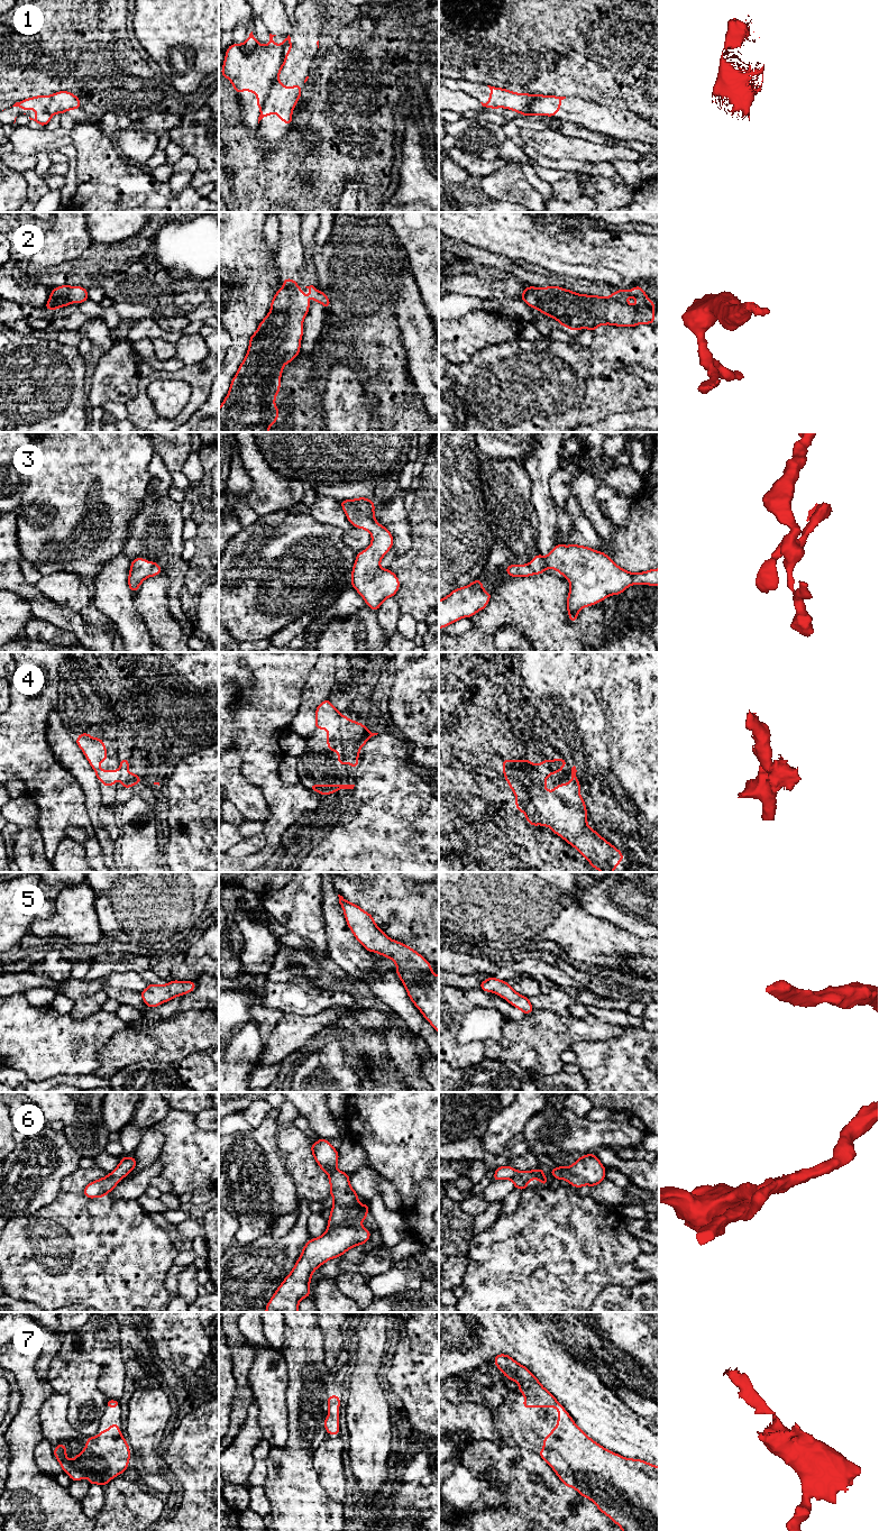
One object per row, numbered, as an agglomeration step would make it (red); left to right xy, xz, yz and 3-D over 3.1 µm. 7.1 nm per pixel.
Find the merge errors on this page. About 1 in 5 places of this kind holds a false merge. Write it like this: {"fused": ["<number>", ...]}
{"fused": ["1"]}

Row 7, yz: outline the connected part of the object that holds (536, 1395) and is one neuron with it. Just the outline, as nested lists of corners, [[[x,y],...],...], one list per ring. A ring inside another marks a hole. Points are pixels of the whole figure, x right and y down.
[[[500,1354],[493,1358],[503,1375],[519,1384],[520,1393],[525,1396],[522,1408],[558,1409],[557,1428],[552,1427],[550,1436],[543,1438],[543,1449],[538,1455],[553,1469],[559,1479],[567,1487],[575,1488],[582,1496],[595,1503],[597,1509],[616,1523],[622,1531],[659,1531],[659,1467],[641,1459],[624,1458],[602,1447],[577,1427],[564,1405],[541,1385],[525,1366],[505,1354]]]

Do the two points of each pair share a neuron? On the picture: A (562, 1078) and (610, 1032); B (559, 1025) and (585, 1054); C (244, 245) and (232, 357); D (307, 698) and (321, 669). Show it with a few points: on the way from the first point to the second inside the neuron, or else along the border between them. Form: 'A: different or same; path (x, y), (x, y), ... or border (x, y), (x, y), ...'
A: different; border (561, 1070), (555, 1074), (536, 1073)
B: different; border (601, 1039), (578, 1041), (569, 1048)
C: same; path (254, 274), (248, 304), (232, 314), (232, 328)
D: same; path (313, 691), (320, 683), (321, 676)

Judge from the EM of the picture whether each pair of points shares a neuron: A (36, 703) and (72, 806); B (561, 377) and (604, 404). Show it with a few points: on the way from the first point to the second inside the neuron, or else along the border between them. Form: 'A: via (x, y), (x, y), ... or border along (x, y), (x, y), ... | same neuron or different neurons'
A: via (36, 729), (36, 763), (51, 781) | same neuron
B: via (571, 384), (583, 385), (594, 394) | same neuron

